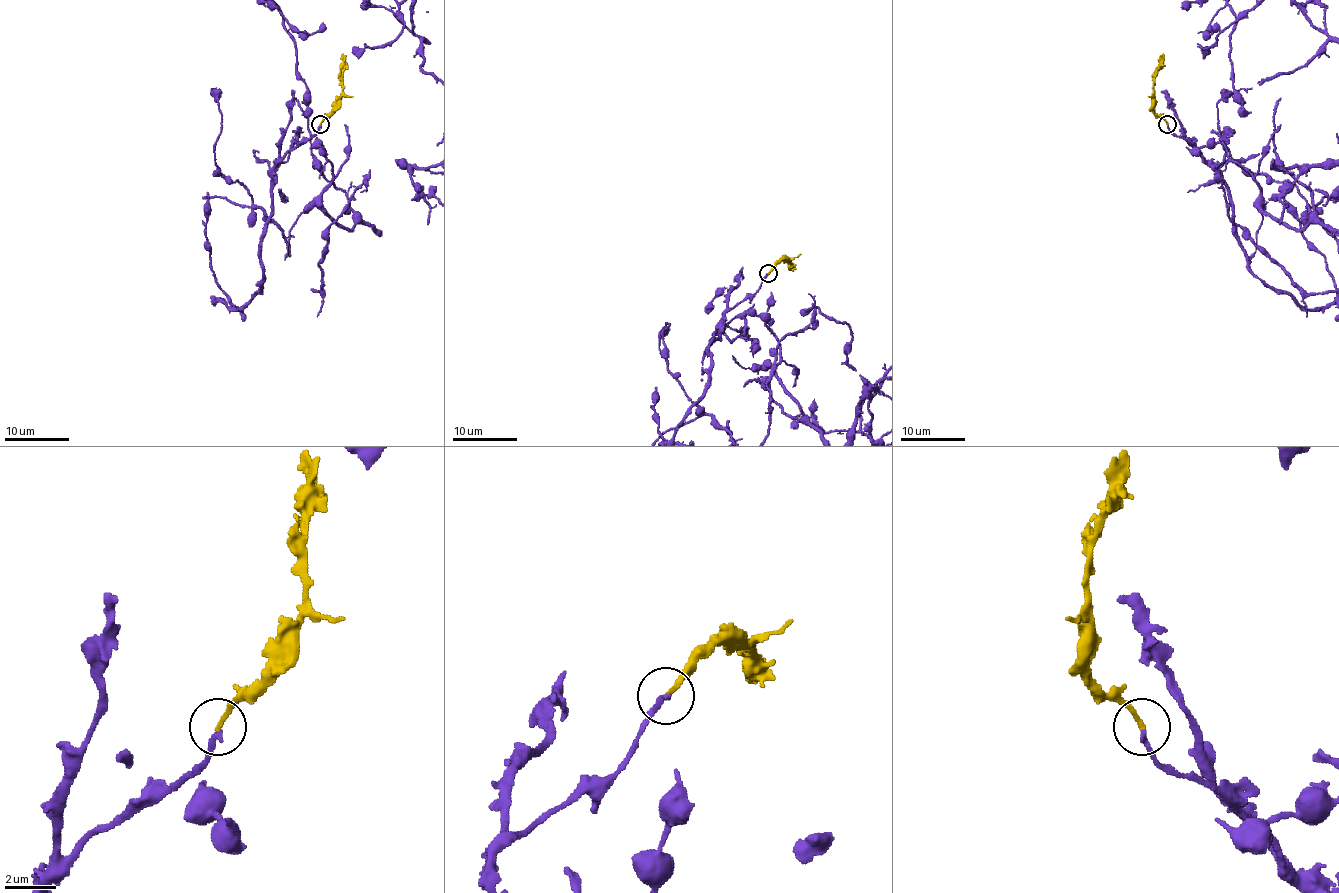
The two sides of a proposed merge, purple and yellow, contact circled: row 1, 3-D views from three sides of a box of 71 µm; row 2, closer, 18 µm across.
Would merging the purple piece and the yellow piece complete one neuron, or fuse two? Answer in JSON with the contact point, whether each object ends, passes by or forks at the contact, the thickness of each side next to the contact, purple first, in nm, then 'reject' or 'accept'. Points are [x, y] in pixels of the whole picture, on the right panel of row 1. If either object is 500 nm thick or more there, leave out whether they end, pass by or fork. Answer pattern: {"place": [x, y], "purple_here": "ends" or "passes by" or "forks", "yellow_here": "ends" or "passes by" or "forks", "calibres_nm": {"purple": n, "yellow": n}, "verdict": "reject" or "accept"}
{"place": [1167, 124], "purple_here": "ends", "yellow_here": "ends", "calibres_nm": {"purple": 180, "yellow": 190}, "verdict": "accept"}

